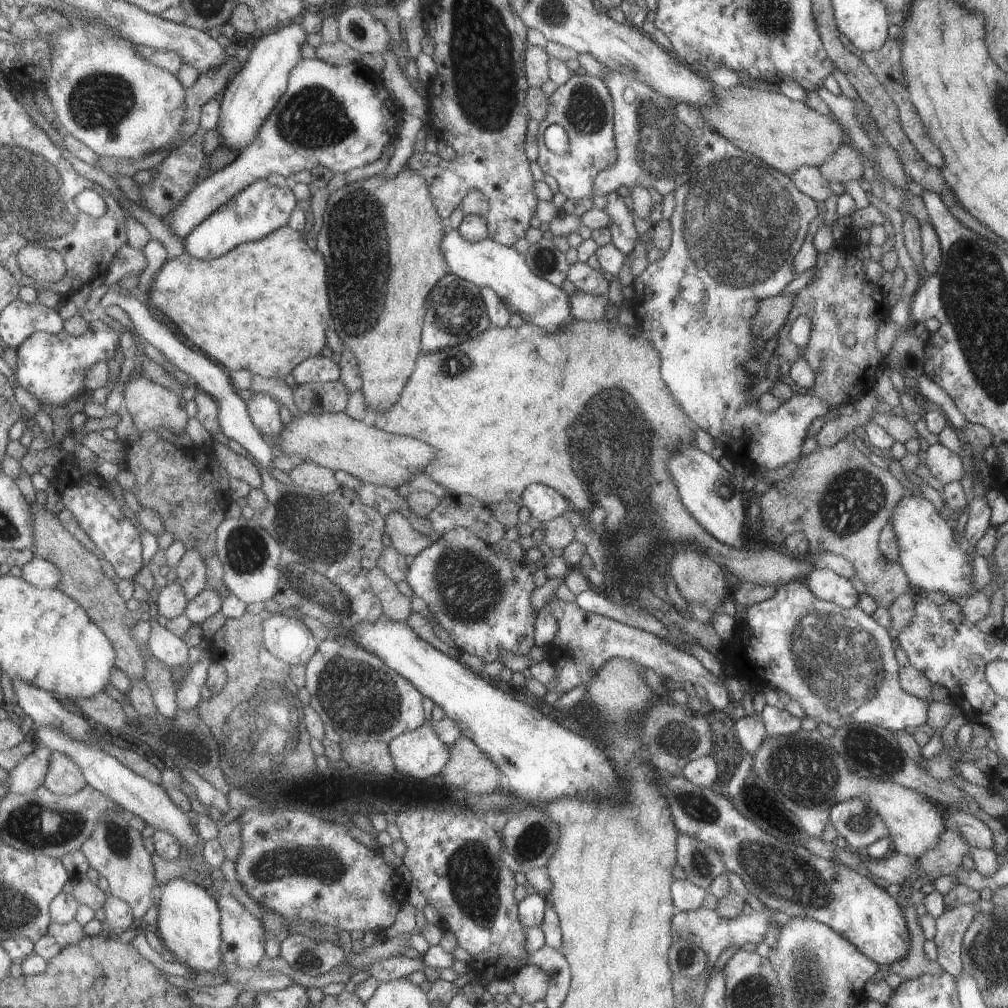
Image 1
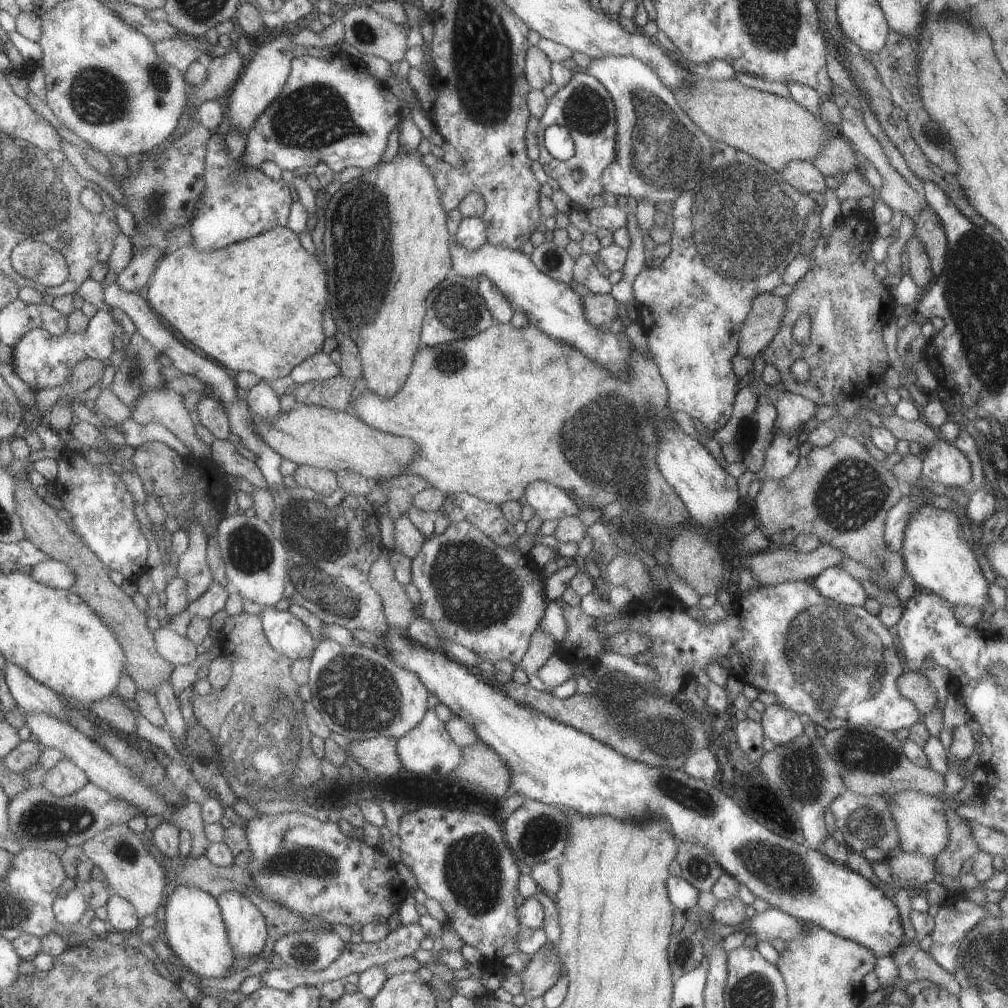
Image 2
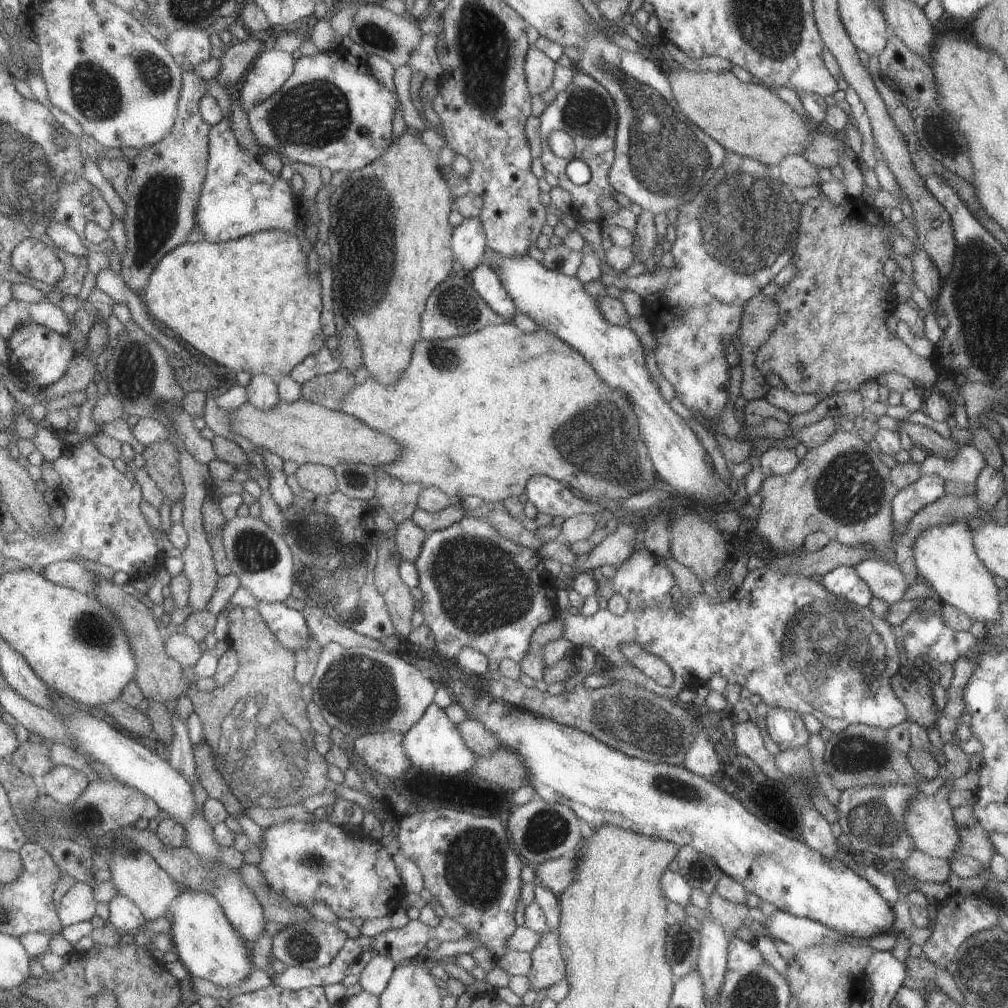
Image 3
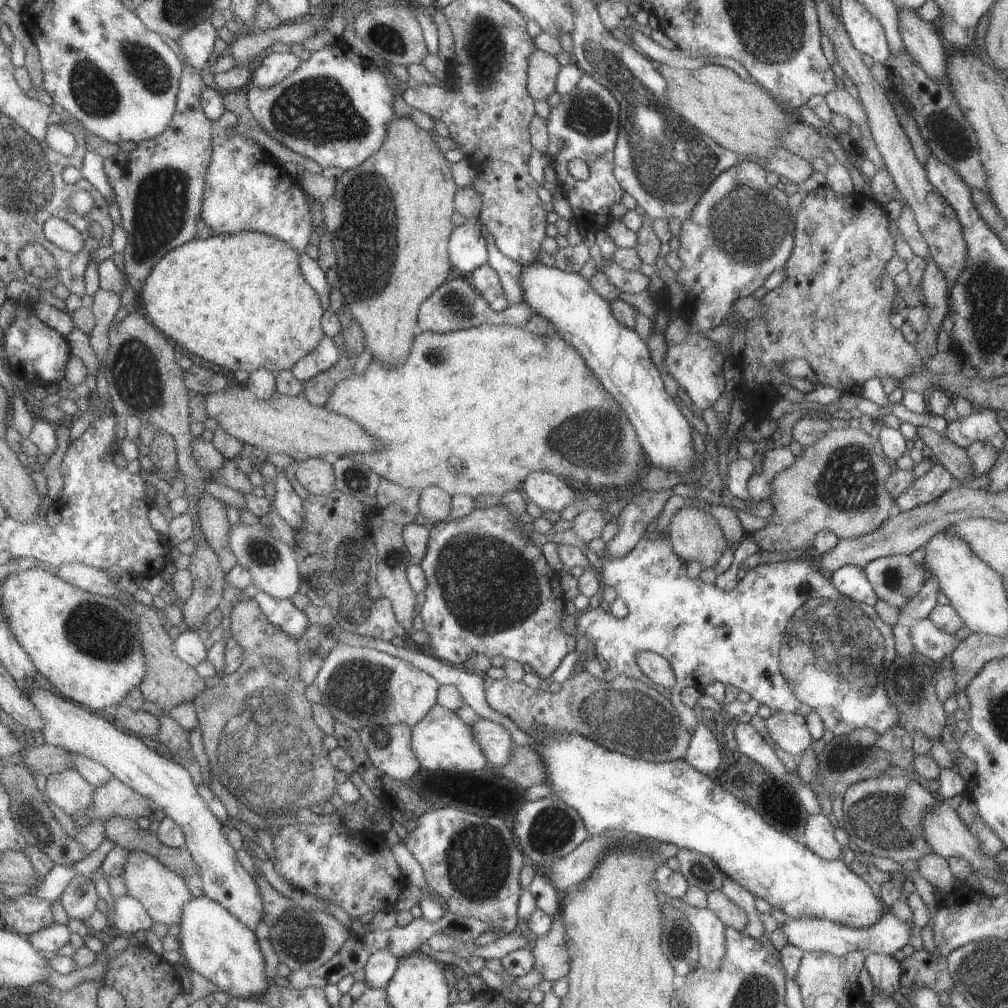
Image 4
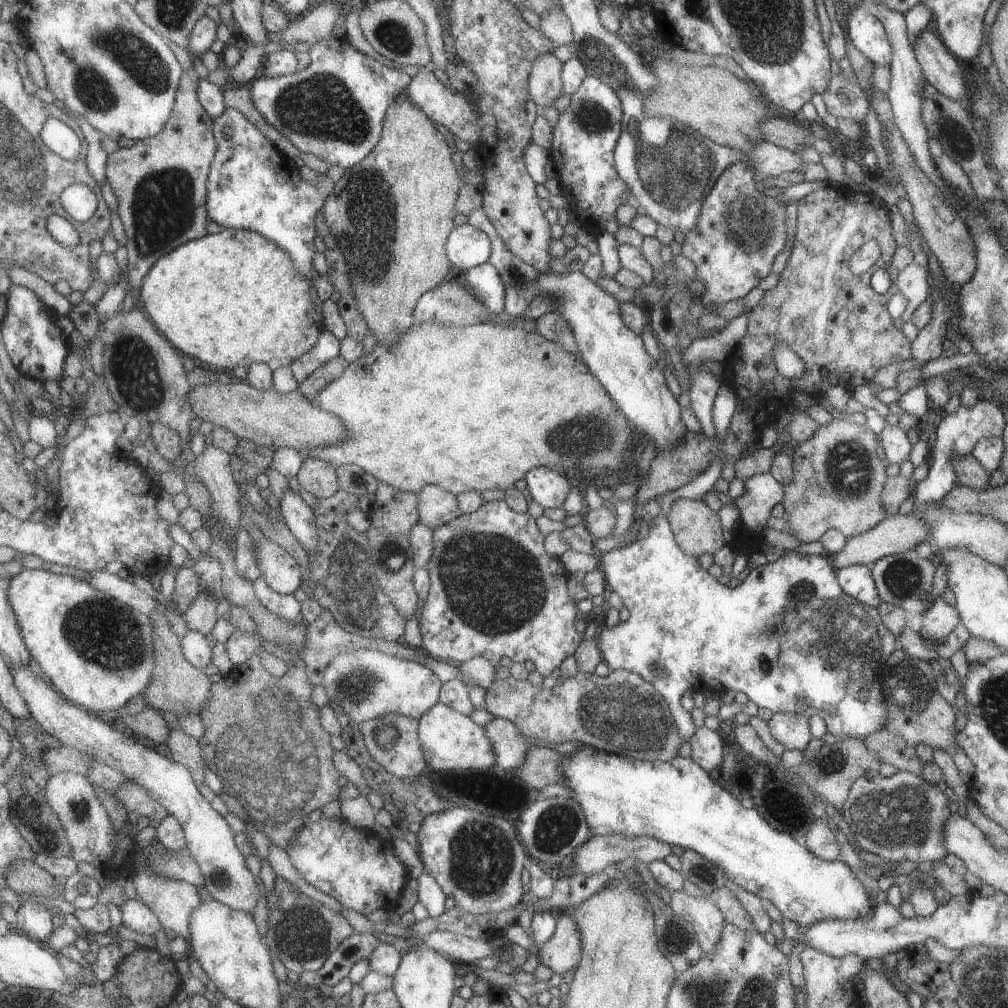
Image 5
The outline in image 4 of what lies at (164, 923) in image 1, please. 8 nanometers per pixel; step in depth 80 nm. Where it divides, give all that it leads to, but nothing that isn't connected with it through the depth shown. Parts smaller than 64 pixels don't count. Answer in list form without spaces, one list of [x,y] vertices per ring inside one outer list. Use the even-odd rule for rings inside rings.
[[[195,892],[180,908],[180,921],[174,935],[178,952],[185,957],[186,966],[214,984],[231,997],[249,998],[260,995],[265,985],[263,958],[254,932],[245,928],[232,914],[207,895]]]

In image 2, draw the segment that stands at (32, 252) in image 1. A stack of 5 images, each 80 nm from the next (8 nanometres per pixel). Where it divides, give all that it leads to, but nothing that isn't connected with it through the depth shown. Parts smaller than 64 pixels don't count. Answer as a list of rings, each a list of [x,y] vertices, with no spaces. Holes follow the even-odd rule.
[[[27,238],[16,247],[12,255],[12,264],[17,270],[17,275],[34,281],[42,288],[60,285],[68,278],[65,258],[57,250],[34,239]]]

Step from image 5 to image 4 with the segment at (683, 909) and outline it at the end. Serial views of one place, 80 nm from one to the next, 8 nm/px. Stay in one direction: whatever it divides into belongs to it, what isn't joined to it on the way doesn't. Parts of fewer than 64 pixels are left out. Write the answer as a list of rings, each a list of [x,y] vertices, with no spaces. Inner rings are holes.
[[[687,906],[679,911],[695,929],[698,937],[698,966],[707,971],[716,971],[722,965],[725,954],[724,924],[707,907]]]

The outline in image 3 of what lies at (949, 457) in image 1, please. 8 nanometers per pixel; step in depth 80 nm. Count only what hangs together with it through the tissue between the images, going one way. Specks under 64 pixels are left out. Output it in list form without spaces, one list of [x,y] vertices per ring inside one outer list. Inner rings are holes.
[[[972,443],[959,445],[953,458],[941,458],[931,453],[921,453],[918,458],[921,475],[939,474],[945,482],[975,483],[986,462]]]

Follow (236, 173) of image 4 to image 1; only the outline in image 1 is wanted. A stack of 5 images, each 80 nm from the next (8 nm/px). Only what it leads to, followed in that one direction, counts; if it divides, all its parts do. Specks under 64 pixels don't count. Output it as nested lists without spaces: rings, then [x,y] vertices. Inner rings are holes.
[[[264,178],[245,186],[241,192],[221,204],[217,210],[209,214],[203,222],[197,224],[183,239],[183,246],[189,256],[204,260],[217,258],[235,246],[263,238],[277,228],[287,225],[291,210],[297,202],[292,190],[288,187],[273,186]]]

